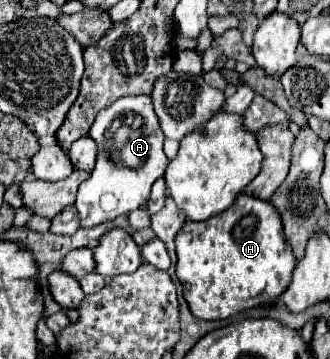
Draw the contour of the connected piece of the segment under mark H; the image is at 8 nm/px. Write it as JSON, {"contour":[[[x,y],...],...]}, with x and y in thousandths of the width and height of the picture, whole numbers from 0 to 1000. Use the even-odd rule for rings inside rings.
{"contour":[[[724,538],[706,571],[621,616],[561,616],[530,660],[536,772],[579,872],[621,894],[682,889],[736,861],[821,844],[882,788],[900,738],[858,660],[852,604],[821,560]],[[767,838],[773,850],[736,850]]]}

